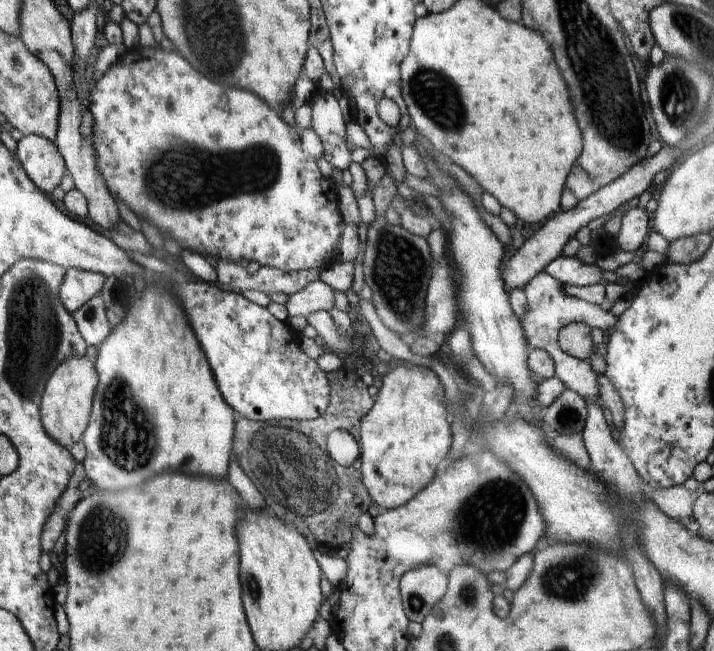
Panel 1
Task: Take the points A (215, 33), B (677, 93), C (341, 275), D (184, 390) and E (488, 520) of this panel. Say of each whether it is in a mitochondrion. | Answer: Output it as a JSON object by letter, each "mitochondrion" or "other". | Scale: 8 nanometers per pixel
{"A":"mitochondrion","B":"mitochondrion","C":"other","D":"other","E":"mitochondrion"}

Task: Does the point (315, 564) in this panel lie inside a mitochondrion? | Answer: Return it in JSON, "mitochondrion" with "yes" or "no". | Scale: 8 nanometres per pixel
{"mitochondrion":"no"}

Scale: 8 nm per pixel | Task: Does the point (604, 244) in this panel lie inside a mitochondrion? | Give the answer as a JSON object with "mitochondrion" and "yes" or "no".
{"mitochondrion":"no"}

